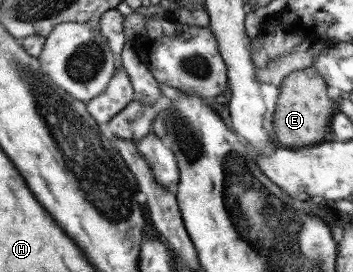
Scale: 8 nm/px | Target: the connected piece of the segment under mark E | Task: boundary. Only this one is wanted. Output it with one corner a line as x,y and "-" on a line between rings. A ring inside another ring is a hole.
313,67
295,70
287,74
279,86
272,113
274,138
285,146
319,144
330,138
330,121
337,110
337,102
327,97
327,85

